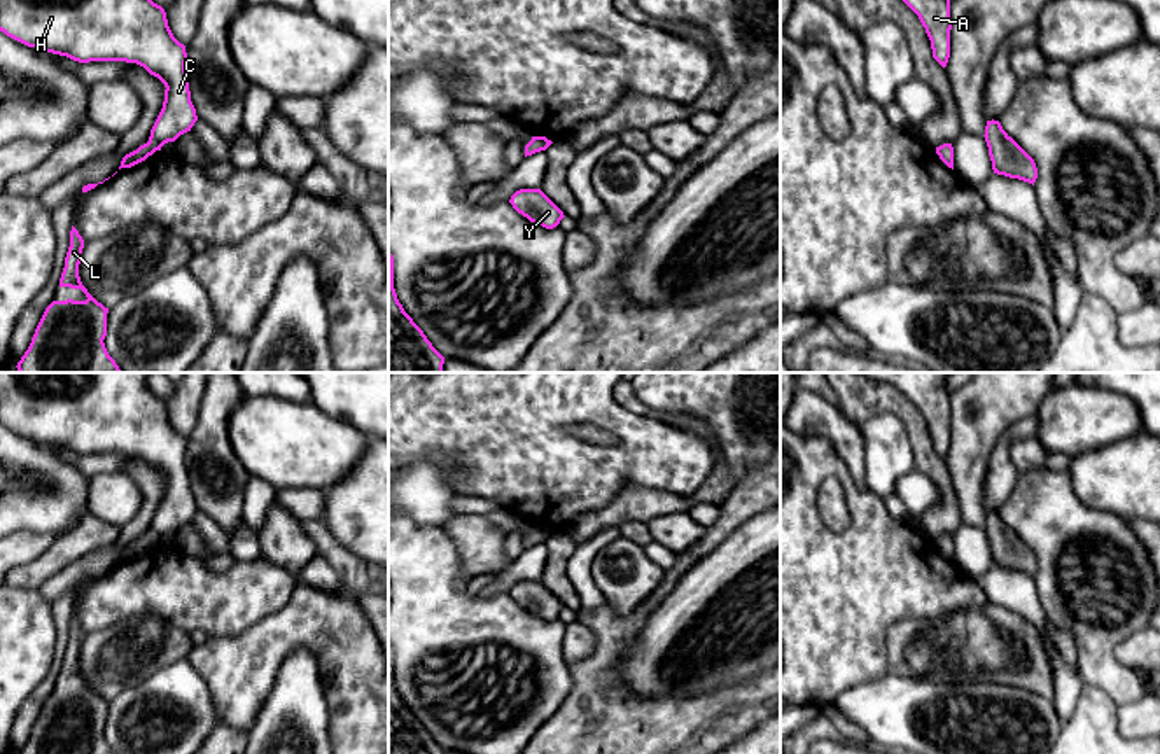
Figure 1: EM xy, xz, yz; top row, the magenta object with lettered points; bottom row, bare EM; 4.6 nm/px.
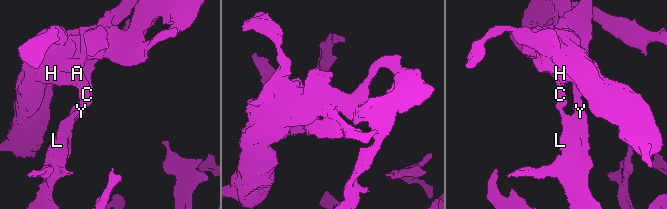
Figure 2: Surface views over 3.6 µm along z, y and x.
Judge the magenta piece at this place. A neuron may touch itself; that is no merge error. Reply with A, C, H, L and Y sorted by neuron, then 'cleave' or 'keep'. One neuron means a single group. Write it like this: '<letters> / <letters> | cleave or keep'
A C H / L Y | cleave

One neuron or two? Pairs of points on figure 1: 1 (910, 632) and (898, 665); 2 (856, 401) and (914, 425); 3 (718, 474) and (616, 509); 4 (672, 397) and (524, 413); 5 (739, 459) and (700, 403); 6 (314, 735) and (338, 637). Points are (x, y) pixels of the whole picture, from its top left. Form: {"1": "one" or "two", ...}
{"1": "one", "2": "one", "3": "one", "4": "two", "5": "one", "6": "two"}

